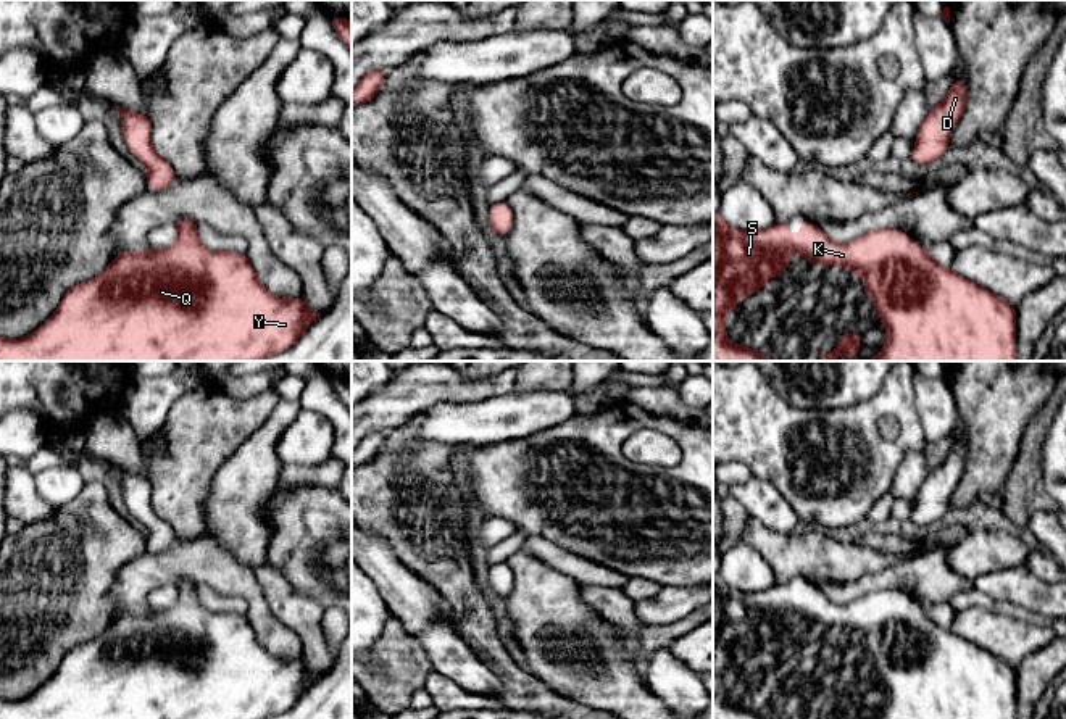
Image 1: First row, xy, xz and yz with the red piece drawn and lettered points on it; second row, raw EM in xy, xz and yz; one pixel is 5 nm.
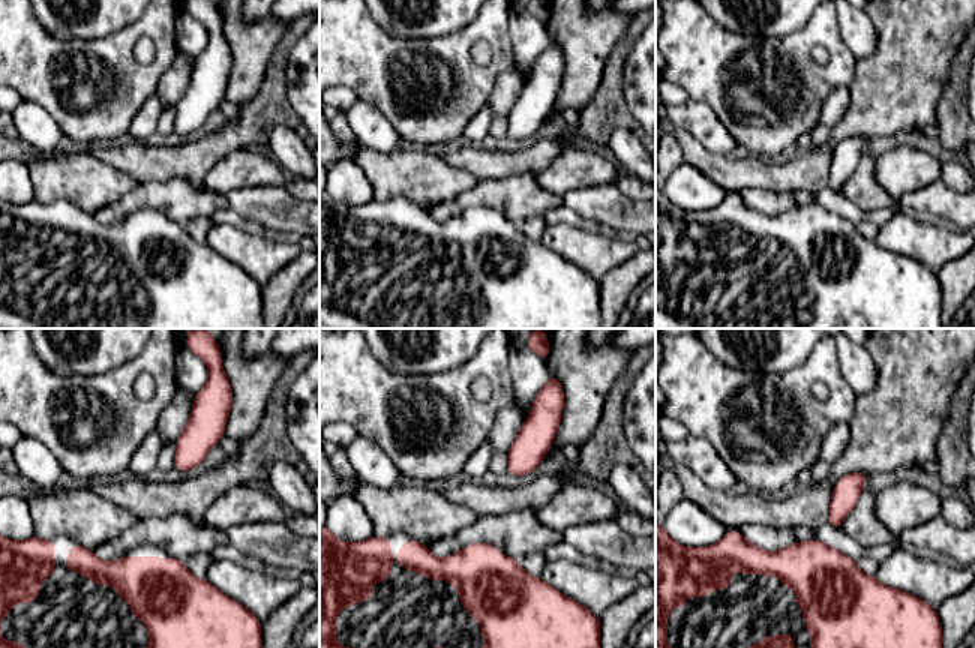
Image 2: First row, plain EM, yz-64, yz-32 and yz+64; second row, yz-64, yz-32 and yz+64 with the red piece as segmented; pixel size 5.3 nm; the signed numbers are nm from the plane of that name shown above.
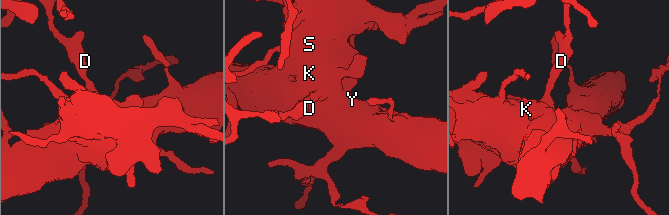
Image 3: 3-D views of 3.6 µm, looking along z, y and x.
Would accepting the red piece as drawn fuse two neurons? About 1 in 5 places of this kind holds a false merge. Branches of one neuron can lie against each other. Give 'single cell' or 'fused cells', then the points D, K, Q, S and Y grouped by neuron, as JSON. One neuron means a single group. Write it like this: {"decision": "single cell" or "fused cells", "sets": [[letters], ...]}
{"decision": "single cell", "sets": [["D", "K", "Q", "S", "Y"]]}

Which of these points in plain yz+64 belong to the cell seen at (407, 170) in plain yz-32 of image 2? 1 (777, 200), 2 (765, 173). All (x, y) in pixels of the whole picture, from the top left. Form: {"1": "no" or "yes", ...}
{"1": "no", "2": "yes"}

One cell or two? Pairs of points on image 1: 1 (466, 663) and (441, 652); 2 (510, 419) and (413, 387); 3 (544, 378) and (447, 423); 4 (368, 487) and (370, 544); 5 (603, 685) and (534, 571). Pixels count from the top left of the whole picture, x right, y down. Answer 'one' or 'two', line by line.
1: one
2: two
3: two
4: two
5: one

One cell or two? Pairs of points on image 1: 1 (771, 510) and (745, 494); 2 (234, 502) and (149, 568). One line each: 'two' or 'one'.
1: one
2: two

